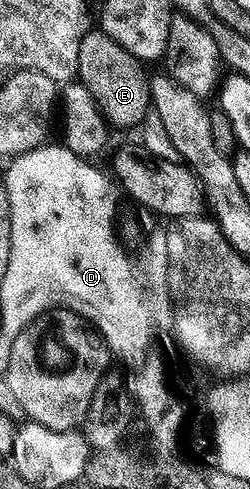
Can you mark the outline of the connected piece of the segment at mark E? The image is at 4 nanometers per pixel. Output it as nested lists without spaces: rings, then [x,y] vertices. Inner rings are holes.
[[[88,30],[81,38],[81,51],[77,54],[78,83],[84,84],[99,103],[103,115],[112,125],[121,124],[125,128],[142,125],[151,107],[151,82],[144,61],[139,60],[125,46],[117,46],[109,34],[102,30]]]

